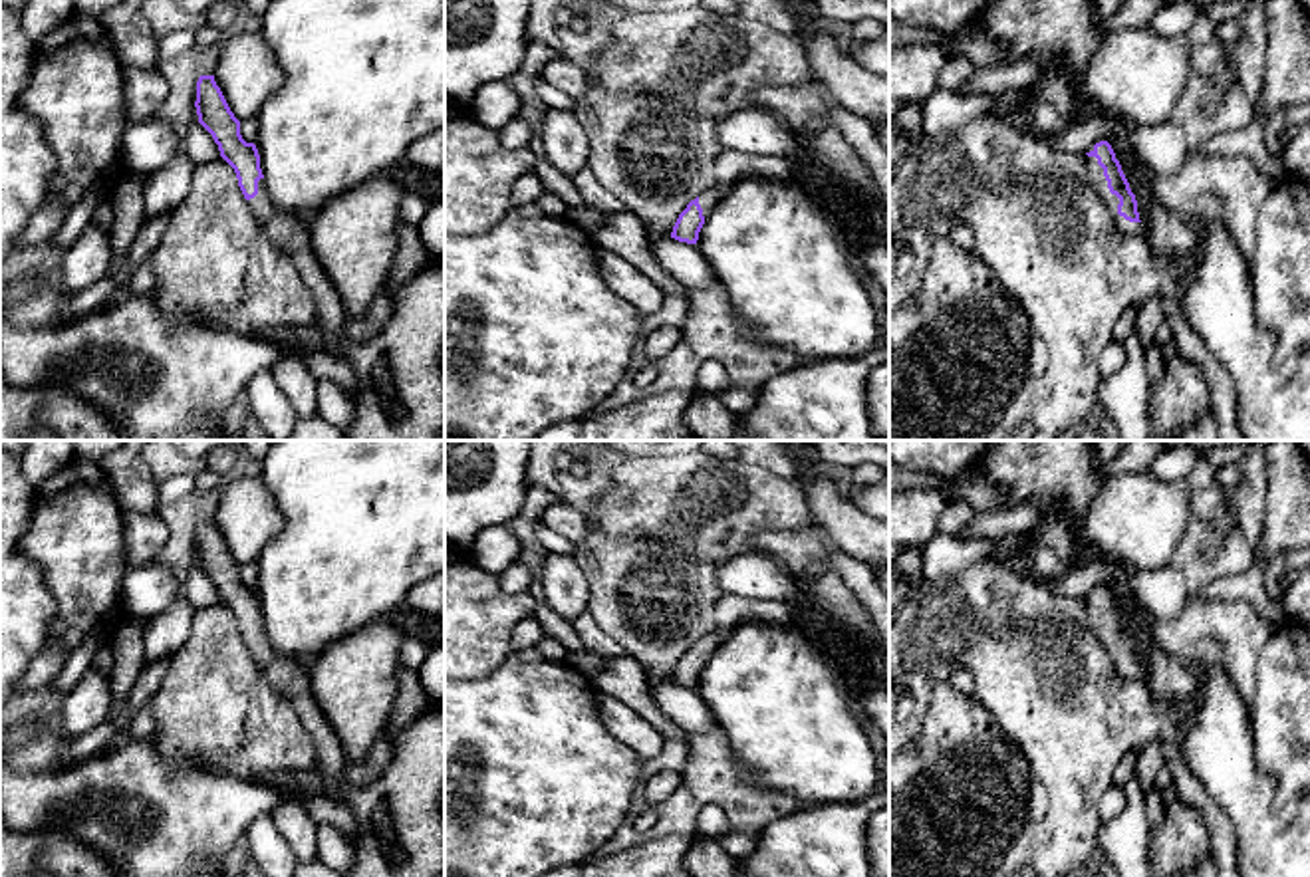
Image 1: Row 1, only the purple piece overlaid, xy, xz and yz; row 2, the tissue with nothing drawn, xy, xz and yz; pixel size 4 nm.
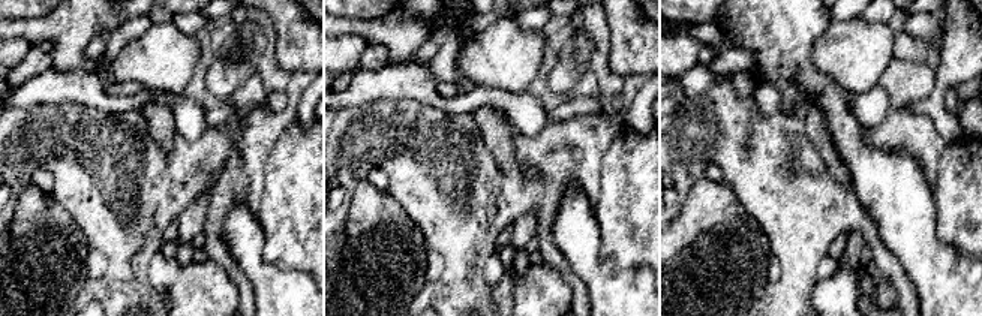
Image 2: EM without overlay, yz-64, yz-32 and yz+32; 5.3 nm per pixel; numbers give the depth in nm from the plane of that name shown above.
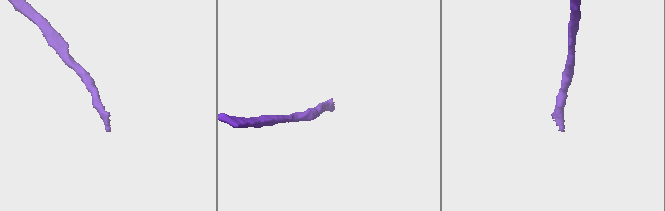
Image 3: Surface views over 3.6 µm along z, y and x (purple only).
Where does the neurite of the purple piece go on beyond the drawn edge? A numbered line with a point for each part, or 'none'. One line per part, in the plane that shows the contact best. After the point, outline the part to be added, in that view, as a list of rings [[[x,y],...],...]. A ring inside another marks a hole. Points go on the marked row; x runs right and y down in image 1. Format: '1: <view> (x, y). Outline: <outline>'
1: yz (1096, 177). Outline: [[[1086,155],[1086,165],[1088,165],[1088,179],[1096,192],[1104,198],[1108,204],[1110,212],[1114,214],[1115,226],[1125,234],[1125,236],[1137,236],[1143,230],[1141,222],[1129,222],[1123,216],[1117,214],[1117,204],[1119,198],[1110,192],[1108,181],[1104,177],[1104,169],[1098,165],[1096,157]]]

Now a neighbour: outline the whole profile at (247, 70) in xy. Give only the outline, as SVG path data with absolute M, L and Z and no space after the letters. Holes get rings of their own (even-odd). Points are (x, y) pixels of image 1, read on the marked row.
M260 32L226 38L212 75L238 121L256 117L284 83L284 71Z

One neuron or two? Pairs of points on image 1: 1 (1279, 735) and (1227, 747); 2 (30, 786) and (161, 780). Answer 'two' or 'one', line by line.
1: two
2: one

